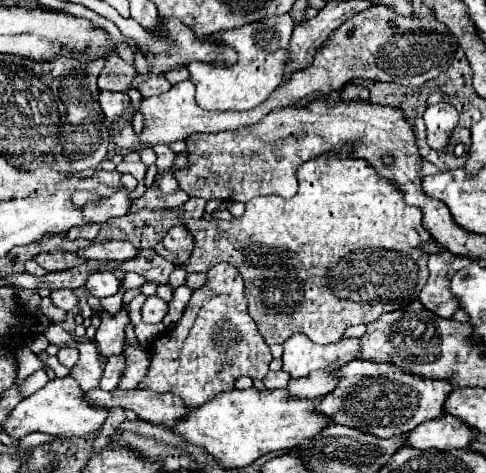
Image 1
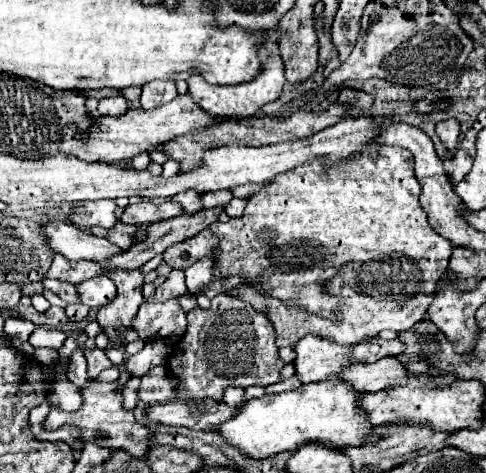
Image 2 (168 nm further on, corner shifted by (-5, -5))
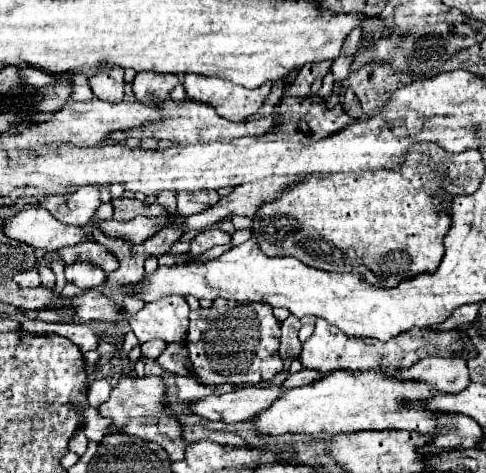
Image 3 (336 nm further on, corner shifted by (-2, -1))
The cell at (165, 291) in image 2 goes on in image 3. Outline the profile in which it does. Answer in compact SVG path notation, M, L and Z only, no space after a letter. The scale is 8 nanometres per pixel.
M124 296L124 300L122 300L122 308L128 312L128 314L136 314L138 310L142 310L144 308L144 302L142 300L136 300L136 296Z

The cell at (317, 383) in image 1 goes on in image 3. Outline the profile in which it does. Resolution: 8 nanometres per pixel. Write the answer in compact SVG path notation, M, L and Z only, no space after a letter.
M452 356L452 358L424 358L420 364L400 370L402 378L410 380L422 380L426 384L436 386L440 392L446 394L458 394L470 384L470 374L464 358Z

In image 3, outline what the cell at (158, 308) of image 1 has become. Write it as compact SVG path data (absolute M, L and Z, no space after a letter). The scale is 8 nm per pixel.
M164 296L156 302L146 304L138 314L128 316L124 312L132 332L140 344L160 338L164 342L184 342L188 334L190 306L184 296Z

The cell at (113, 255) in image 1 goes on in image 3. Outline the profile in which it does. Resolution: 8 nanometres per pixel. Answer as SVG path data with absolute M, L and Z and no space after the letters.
M34 206L24 208L14 216L10 216L4 222L4 234L32 248L46 248L46 250L74 246L86 240L86 232L82 228L62 224L48 210Z

